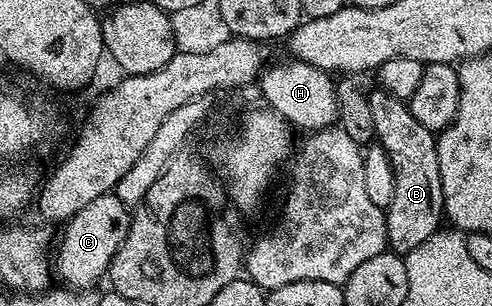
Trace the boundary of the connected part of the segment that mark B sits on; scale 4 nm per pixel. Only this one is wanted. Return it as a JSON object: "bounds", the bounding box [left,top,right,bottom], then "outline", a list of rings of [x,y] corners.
{"bounds":[368,90,444,254],"outline":[[[383,90],[368,92],[370,114],[374,114],[375,139],[380,140],[392,167],[392,197],[386,203],[384,221],[388,235],[387,247],[397,254],[412,252],[442,224],[444,199],[438,170],[436,136],[418,118],[414,118],[407,103]]]}

